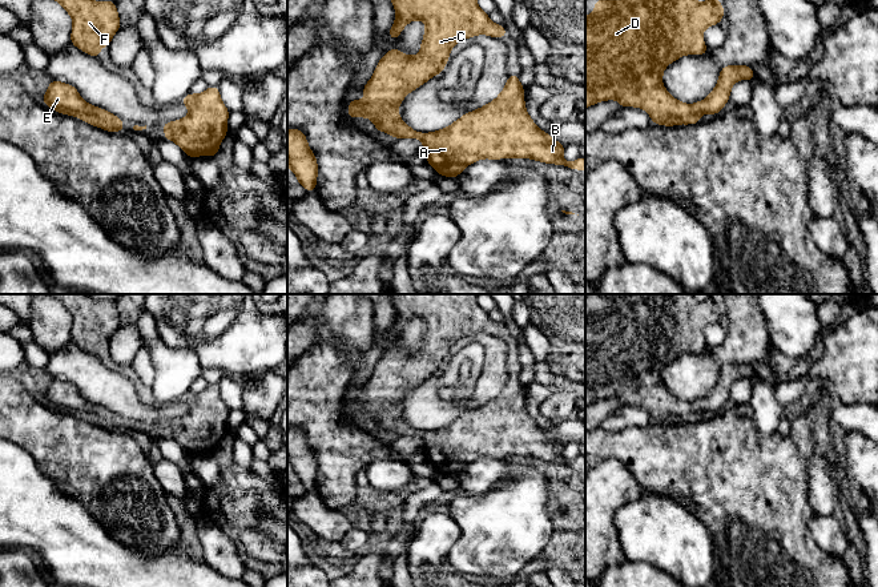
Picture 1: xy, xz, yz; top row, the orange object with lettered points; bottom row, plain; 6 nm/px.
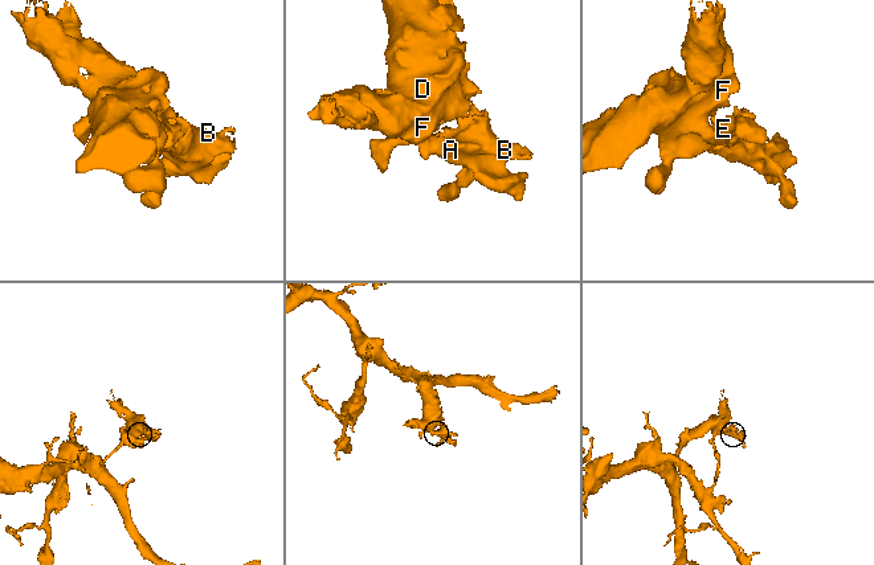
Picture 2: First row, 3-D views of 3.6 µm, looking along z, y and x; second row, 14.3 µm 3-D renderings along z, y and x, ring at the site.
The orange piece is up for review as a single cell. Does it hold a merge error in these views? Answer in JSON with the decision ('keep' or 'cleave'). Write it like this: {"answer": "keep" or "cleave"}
{"answer": "keep"}

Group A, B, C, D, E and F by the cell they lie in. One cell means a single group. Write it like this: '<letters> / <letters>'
A B C D E F

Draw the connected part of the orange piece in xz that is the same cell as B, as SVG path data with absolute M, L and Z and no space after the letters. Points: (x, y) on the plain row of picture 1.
M387 294L395 306L396 317L390 326L391 338L396 338L399 331L411 318L422 318L426 330L416 354L407 354L396 346L382 354L374 373L365 382L365 398L351 398L347 411L351 417L367 415L375 422L375 429L386 430L392 437L418 437L424 443L424 455L438 473L455 477L466 465L482 457L532 457L540 461L556 462L571 469L585 469L585 457L567 461L563 457L564 442L555 439L547 430L539 427L528 414L524 402L524 386L515 371L508 374L508 379L500 393L487 403L463 413L450 425L438 430L420 431L411 427L399 414L399 402L404 394L423 383L432 374L440 373L448 359L452 345L476 333L491 335L504 335L506 329L500 322L494 322L490 314L483 310L476 297L478 294Z

